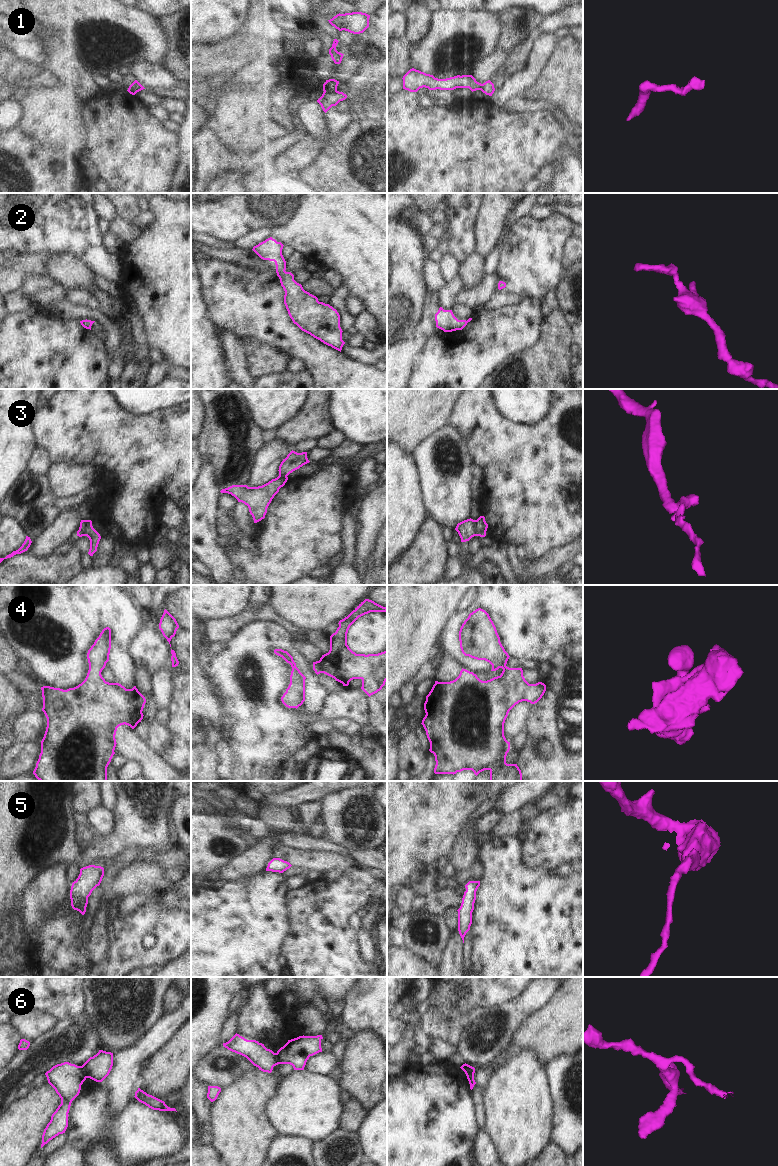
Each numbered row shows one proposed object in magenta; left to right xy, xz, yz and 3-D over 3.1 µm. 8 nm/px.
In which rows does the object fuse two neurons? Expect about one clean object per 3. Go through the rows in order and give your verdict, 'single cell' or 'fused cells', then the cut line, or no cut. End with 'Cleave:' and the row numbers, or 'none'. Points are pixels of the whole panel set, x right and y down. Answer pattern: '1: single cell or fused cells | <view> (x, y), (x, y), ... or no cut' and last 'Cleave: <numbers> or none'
1: fused cells | xz (324, 90), (328, 92), (336, 91)
2: single cell | no cut
3: fused cells | yz (474, 520), (476, 535)
4: single cell | no cut
5: single cell | no cut
6: fused cells | xy (81, 1066), (86, 1077)
Cleave: 1, 3, 6

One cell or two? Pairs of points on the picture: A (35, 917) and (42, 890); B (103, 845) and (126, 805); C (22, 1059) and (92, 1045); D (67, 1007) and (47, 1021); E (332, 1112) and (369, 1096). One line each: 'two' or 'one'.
A: one
B: one
C: one
D: two
E: two

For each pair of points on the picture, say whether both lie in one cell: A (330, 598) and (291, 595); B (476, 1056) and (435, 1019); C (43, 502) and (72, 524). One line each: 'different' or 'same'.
A: same
B: different
C: different

